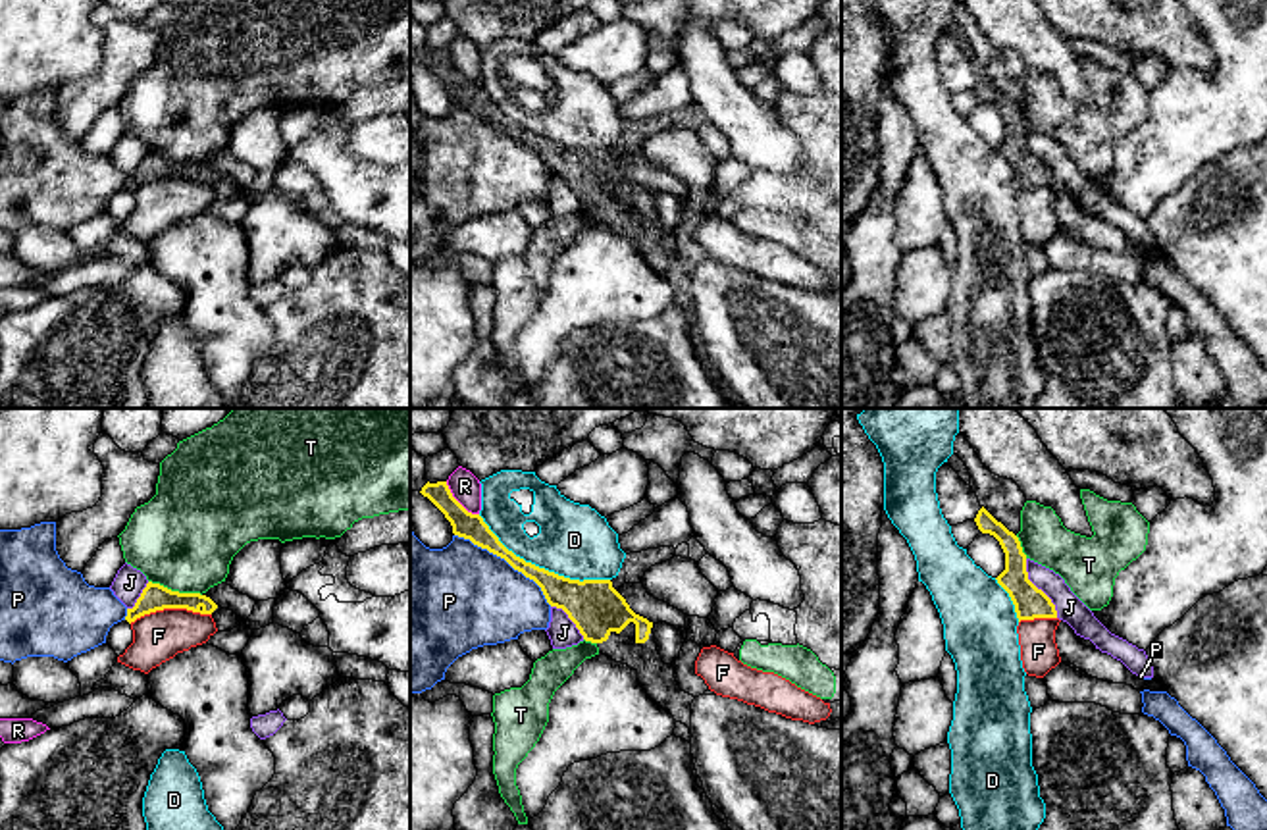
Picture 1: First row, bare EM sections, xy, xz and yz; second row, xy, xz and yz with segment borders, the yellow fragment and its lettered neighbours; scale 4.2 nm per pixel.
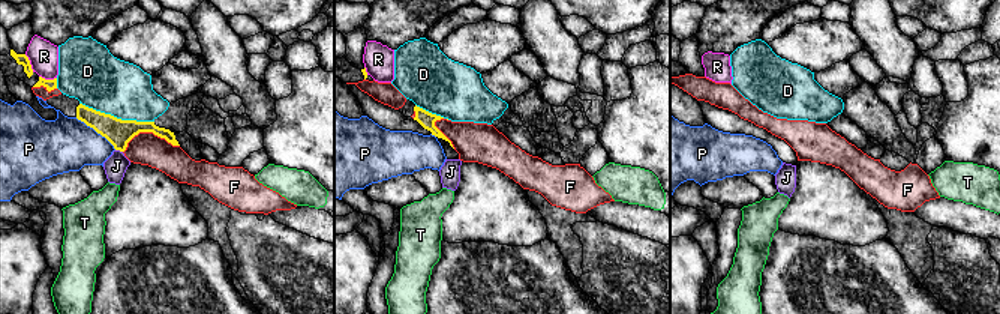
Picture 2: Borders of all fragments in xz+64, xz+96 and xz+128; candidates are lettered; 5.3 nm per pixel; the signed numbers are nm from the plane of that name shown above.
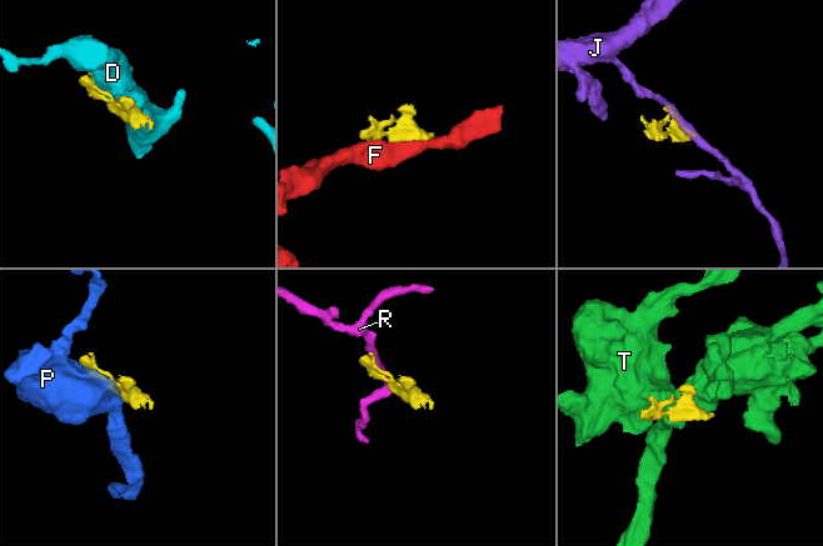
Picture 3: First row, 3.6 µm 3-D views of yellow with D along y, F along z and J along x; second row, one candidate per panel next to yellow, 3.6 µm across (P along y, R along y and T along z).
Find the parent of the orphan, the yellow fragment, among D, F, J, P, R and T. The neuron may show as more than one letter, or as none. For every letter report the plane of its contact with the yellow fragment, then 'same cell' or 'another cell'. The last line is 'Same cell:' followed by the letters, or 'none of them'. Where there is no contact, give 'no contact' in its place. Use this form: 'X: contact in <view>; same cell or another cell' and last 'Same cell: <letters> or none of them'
D: contact in xz; another cell
F: contact in xy; same cell
J: contact in yz; another cell
P: contact in xz; another cell
R: contact in xz; another cell
T: contact in xy; another cell
Same cell: F

